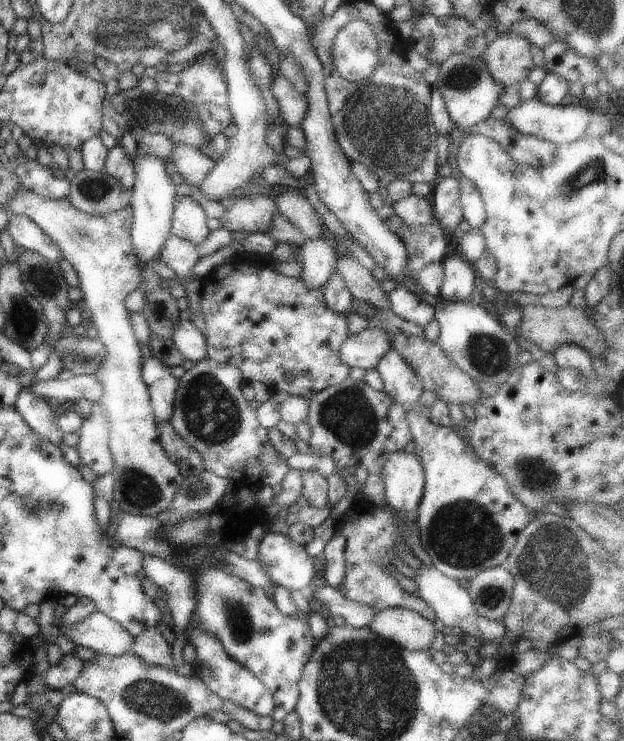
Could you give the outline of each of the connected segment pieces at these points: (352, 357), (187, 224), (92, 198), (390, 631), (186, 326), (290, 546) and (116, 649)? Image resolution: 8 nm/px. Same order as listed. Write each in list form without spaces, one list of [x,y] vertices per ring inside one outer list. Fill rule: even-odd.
[[[372,325],[371,328],[350,334],[341,344],[339,355],[346,366],[357,366],[367,371],[376,369],[381,359],[391,350],[391,338],[387,330]]]
[[[187,195],[178,196],[175,200],[173,233],[185,238],[192,244],[203,244],[211,230],[206,225],[206,212],[198,201]]]
[[[82,169],[78,171],[71,180],[71,187],[67,199],[83,213],[101,216],[116,211],[131,207],[131,198],[133,197],[133,188],[128,190],[115,179],[113,176],[106,174],[105,172],[89,171],[88,169]]]
[[[396,607],[378,611],[368,627],[386,640],[387,644],[394,644],[410,651],[428,652],[437,633],[434,623],[426,617]]]
[[[183,315],[174,326],[171,334],[174,346],[188,360],[201,361],[207,356],[207,340],[202,331],[188,318]]]
[[[264,533],[260,539],[257,559],[263,565],[274,585],[289,591],[310,586],[316,576],[313,558],[303,546],[288,535]]]
[[[98,610],[89,614],[79,623],[74,623],[62,634],[66,635],[71,640],[71,643],[74,643],[76,646],[91,648],[94,652],[98,652],[98,654],[110,656],[120,656],[132,652],[132,645],[135,639],[135,636],[130,634],[119,622]]]

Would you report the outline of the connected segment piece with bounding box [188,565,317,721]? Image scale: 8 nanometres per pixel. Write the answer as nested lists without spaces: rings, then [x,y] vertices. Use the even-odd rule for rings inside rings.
[[[213,565],[198,566],[196,569],[188,569],[194,576],[197,590],[196,610],[191,616],[191,625],[211,632],[218,639],[226,652],[232,659],[236,659],[243,664],[250,672],[253,672],[270,689],[276,708],[270,717],[274,721],[281,721],[290,711],[295,710],[300,691],[299,682],[302,669],[311,652],[317,645],[317,640],[313,637],[310,625],[303,615],[286,616],[276,603],[268,597],[262,589],[257,589],[254,585],[248,584],[245,580],[227,573],[222,567]]]

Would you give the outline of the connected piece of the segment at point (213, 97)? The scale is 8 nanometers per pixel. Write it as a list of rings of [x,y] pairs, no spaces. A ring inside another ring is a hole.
[[[204,54],[202,60],[195,63],[174,63],[168,66],[167,71],[158,72],[150,65],[145,69],[145,74],[155,80],[158,92],[165,95],[181,96],[199,112],[199,119],[203,122],[204,130],[212,140],[215,134],[221,133],[231,123],[231,110],[227,94],[227,82],[222,72],[216,68],[216,59],[213,54]]]

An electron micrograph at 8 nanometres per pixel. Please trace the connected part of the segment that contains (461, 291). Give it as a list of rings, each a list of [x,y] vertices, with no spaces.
[[[454,252],[442,260],[442,264],[445,275],[440,296],[446,299],[470,300],[478,277],[473,265]]]

